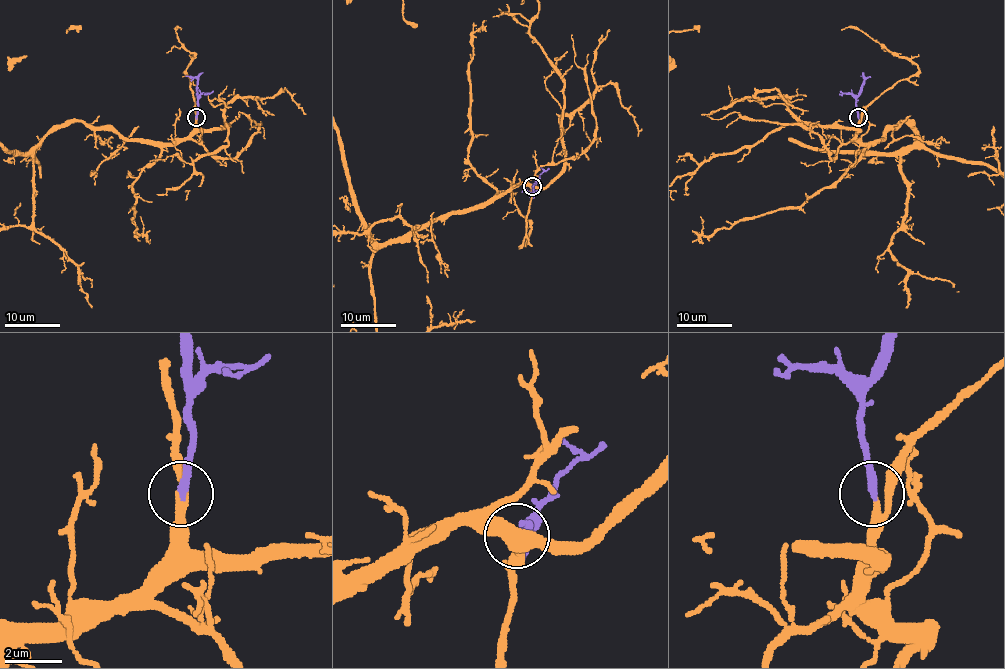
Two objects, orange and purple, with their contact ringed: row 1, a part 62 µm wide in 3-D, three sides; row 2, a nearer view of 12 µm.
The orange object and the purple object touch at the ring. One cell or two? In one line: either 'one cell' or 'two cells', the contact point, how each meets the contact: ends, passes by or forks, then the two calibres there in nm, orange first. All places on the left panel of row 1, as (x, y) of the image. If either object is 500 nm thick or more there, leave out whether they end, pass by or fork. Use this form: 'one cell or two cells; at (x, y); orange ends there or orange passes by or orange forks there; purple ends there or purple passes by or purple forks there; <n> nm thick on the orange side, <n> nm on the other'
one cell; at (196, 117); orange passes by; purple ends there; 150 nm thick on the orange side, 320 nm on the other

